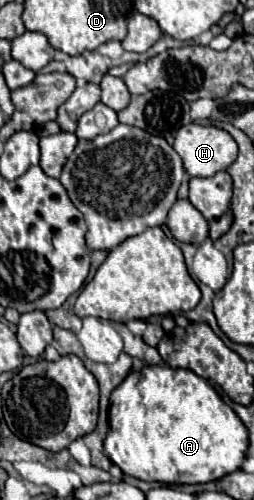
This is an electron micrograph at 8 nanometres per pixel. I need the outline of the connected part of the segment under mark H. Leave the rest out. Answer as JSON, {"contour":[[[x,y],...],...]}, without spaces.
{"contour":[[[200,124],[182,126],[176,134],[174,150],[182,158],[186,174],[200,178],[226,170],[238,154],[238,146],[228,132]]]}

